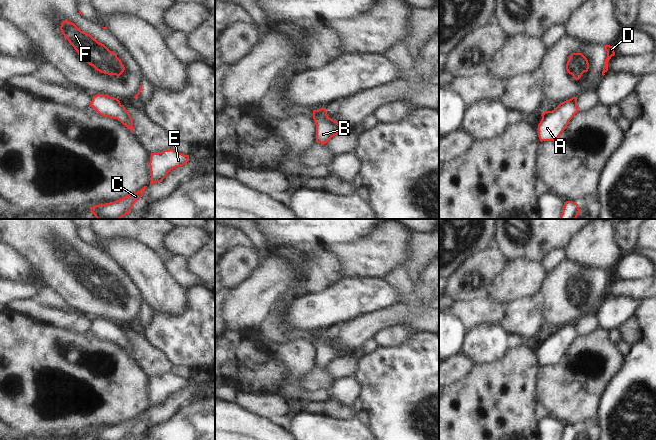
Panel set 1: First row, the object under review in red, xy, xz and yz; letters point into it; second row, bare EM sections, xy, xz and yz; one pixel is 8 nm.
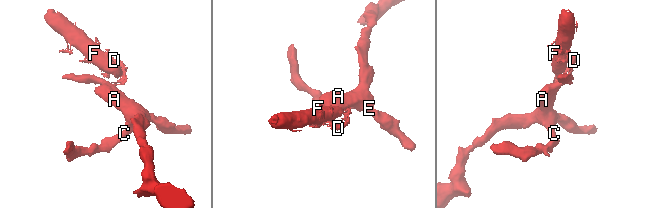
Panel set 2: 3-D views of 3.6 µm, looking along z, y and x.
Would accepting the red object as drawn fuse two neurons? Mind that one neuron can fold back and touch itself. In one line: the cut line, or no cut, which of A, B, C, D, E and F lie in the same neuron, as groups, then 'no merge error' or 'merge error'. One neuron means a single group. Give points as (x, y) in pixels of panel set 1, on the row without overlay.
cut in xz along (341, 351), (339, 356); A B C E / D F; merge error

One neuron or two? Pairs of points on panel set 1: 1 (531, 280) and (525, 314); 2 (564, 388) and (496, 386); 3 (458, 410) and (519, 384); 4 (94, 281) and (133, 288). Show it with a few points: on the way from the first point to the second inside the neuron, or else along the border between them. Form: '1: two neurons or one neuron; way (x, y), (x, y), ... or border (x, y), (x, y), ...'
1: two neurons; border (539, 292), (536, 294), (524, 294), (506, 304)
2: two neurons; border (540, 365), (537, 371), (536, 398)
3: one neuron; way (473, 410), (479, 406), (491, 406), (504, 393)
4: one neuron; way (104, 288), (123, 288)

